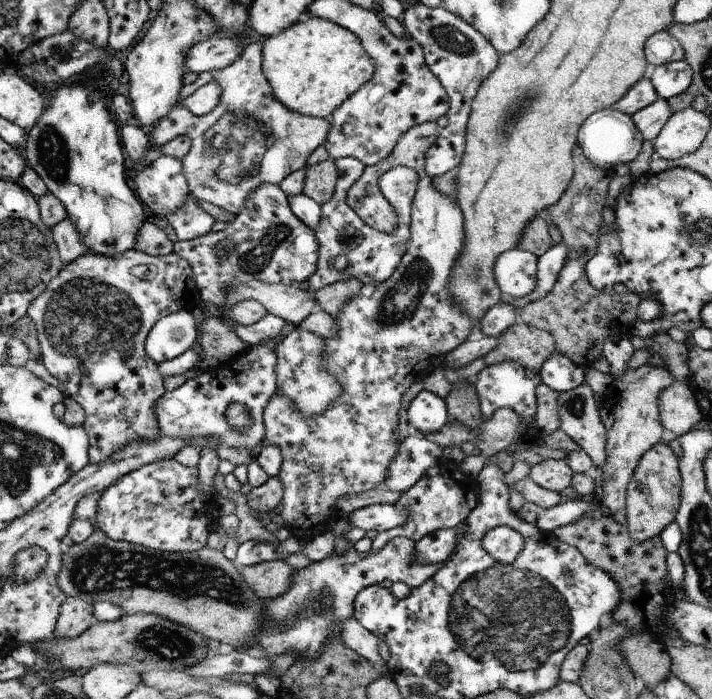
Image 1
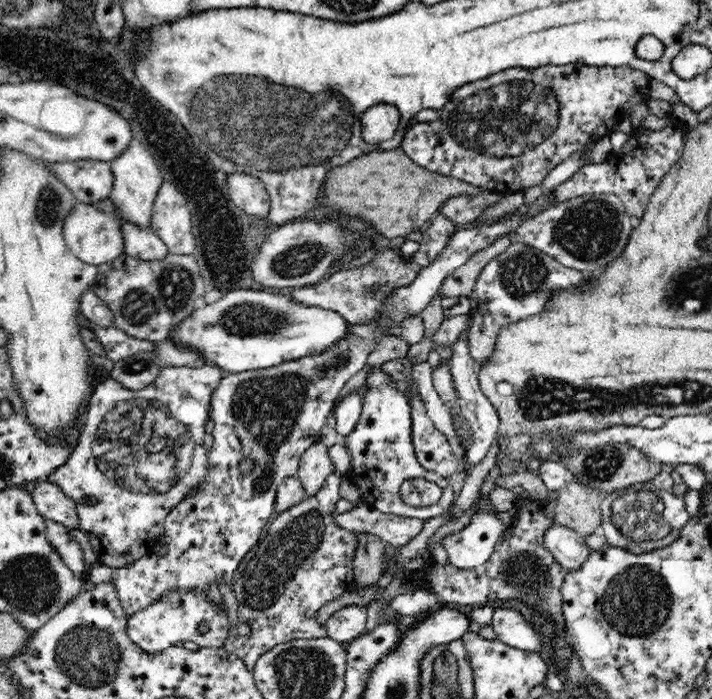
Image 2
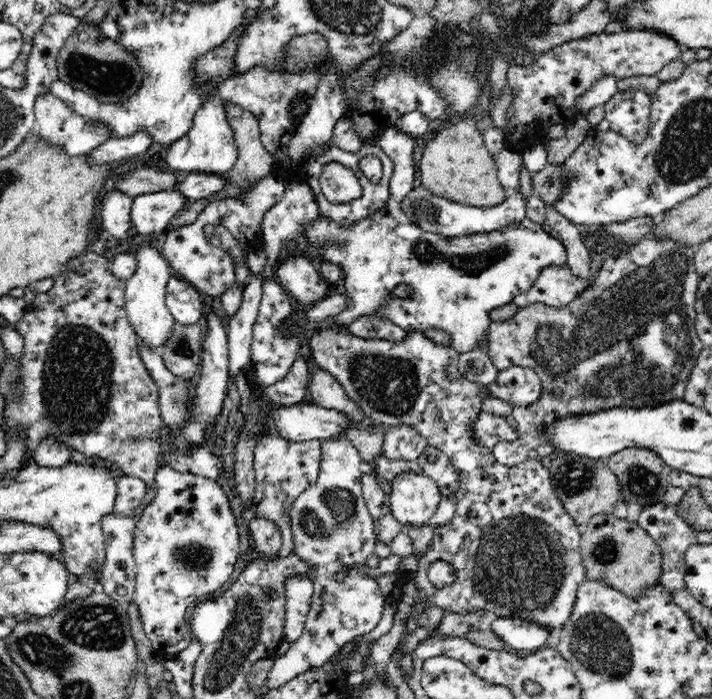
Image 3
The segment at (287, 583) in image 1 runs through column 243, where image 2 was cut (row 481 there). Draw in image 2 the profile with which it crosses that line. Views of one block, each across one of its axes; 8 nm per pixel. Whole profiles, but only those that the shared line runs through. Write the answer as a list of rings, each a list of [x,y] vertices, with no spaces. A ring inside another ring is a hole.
[[[568,479],[566,488],[556,500],[554,522],[586,537],[594,534],[602,524],[602,492],[575,479]]]

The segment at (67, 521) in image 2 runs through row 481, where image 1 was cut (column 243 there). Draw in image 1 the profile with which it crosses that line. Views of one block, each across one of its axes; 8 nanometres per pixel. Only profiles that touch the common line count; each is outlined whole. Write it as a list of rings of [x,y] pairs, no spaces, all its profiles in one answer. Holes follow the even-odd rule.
[[[214,35],[208,40],[198,42],[196,46],[190,46],[189,53],[186,54],[186,68],[188,71],[202,74],[202,72],[212,72],[212,70],[222,70],[234,64],[249,39],[238,40],[238,38]]]

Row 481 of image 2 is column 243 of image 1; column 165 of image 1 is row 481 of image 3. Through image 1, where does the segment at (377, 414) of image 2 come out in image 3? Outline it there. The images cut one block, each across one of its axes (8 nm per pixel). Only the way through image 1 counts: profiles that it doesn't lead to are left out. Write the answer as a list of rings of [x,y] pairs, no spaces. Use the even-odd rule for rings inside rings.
[[[414,471],[396,478],[388,495],[390,512],[403,528],[427,524],[442,498],[434,479]]]

